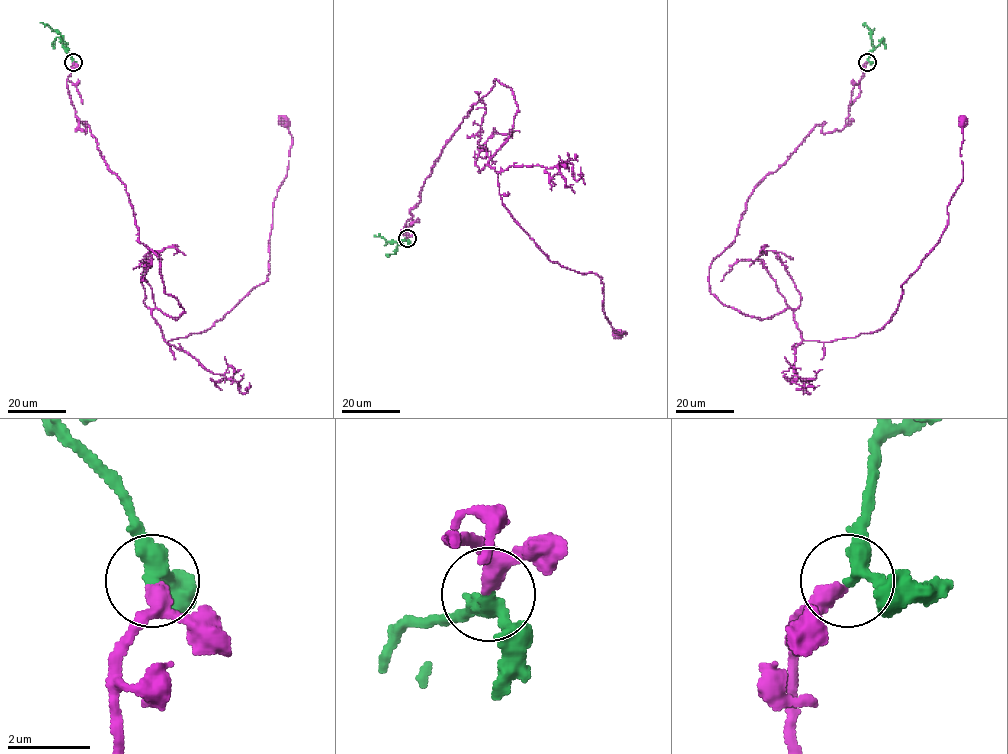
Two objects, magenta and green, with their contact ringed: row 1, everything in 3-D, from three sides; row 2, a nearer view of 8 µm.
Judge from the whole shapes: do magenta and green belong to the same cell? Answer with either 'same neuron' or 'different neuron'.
same neuron

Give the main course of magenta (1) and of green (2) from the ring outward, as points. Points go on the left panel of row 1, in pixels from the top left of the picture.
1: (73, 62), (75, 130), (87, 124), (125, 185), (183, 309), (152, 310), (165, 341), (267, 280), (284, 119)
2: (73, 62), (65, 49), (64, 38), (40, 23)

